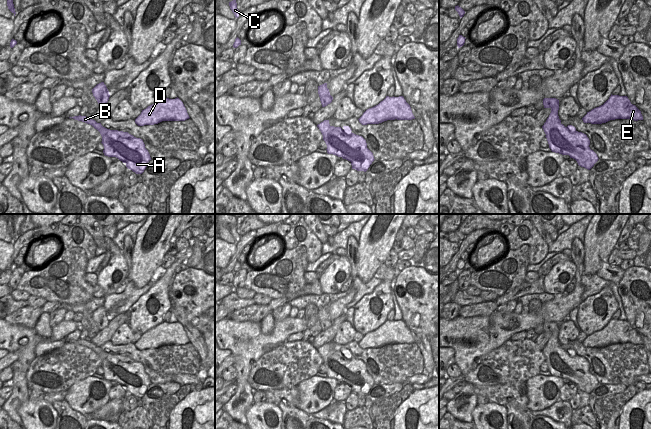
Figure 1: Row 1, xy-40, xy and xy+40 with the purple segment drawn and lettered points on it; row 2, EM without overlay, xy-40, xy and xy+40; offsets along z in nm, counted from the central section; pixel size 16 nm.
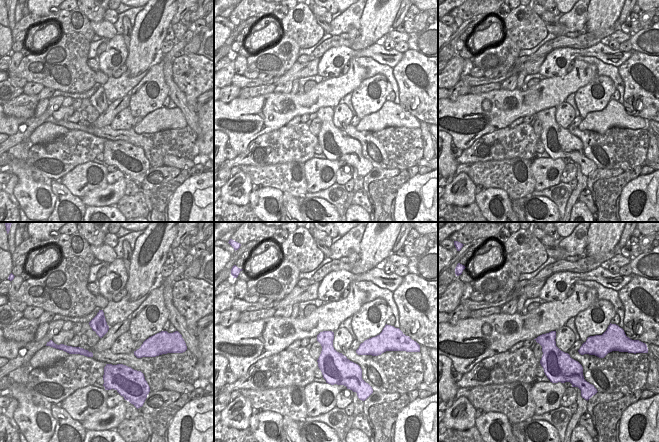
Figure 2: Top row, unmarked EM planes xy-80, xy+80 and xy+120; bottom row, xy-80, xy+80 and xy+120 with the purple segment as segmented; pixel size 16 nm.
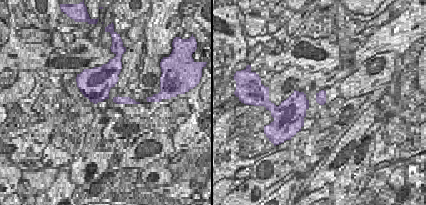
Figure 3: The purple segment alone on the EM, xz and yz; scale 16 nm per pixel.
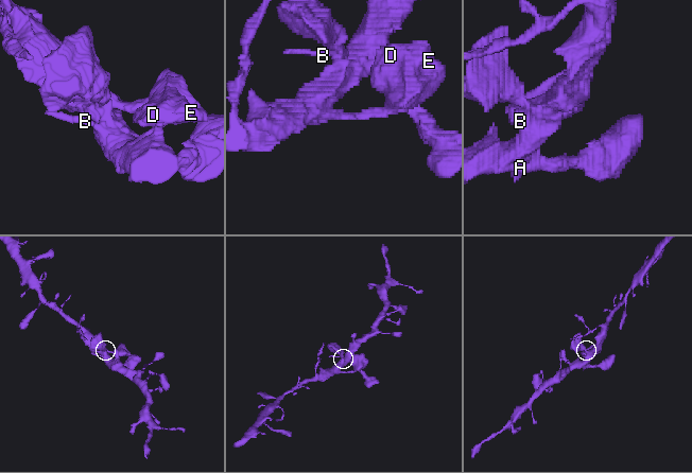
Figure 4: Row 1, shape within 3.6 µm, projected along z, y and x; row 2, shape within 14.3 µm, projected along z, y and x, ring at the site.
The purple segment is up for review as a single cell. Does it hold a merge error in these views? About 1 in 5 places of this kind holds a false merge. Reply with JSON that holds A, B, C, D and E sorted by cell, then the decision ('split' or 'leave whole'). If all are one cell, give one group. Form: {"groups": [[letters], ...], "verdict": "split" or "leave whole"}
{"groups": [["A", "B", "C", "D", "E"]], "verdict": "leave whole"}

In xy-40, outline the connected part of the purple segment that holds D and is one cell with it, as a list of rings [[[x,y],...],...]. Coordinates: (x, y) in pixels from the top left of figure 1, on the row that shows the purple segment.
[[[163,97],[142,110],[135,119],[135,123],[138,126],[144,126],[158,124],[162,121],[185,121],[189,118],[183,102],[178,97],[175,99]]]

